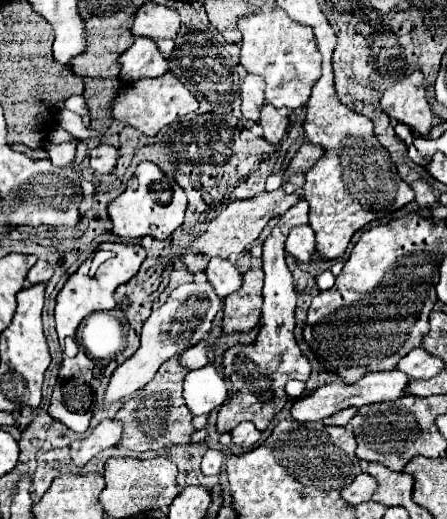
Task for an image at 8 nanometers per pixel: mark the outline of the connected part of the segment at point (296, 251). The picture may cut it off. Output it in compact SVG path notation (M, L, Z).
M310 226L292 228L286 240L286 250L302 264L310 264L316 254L316 240L314 230Z

